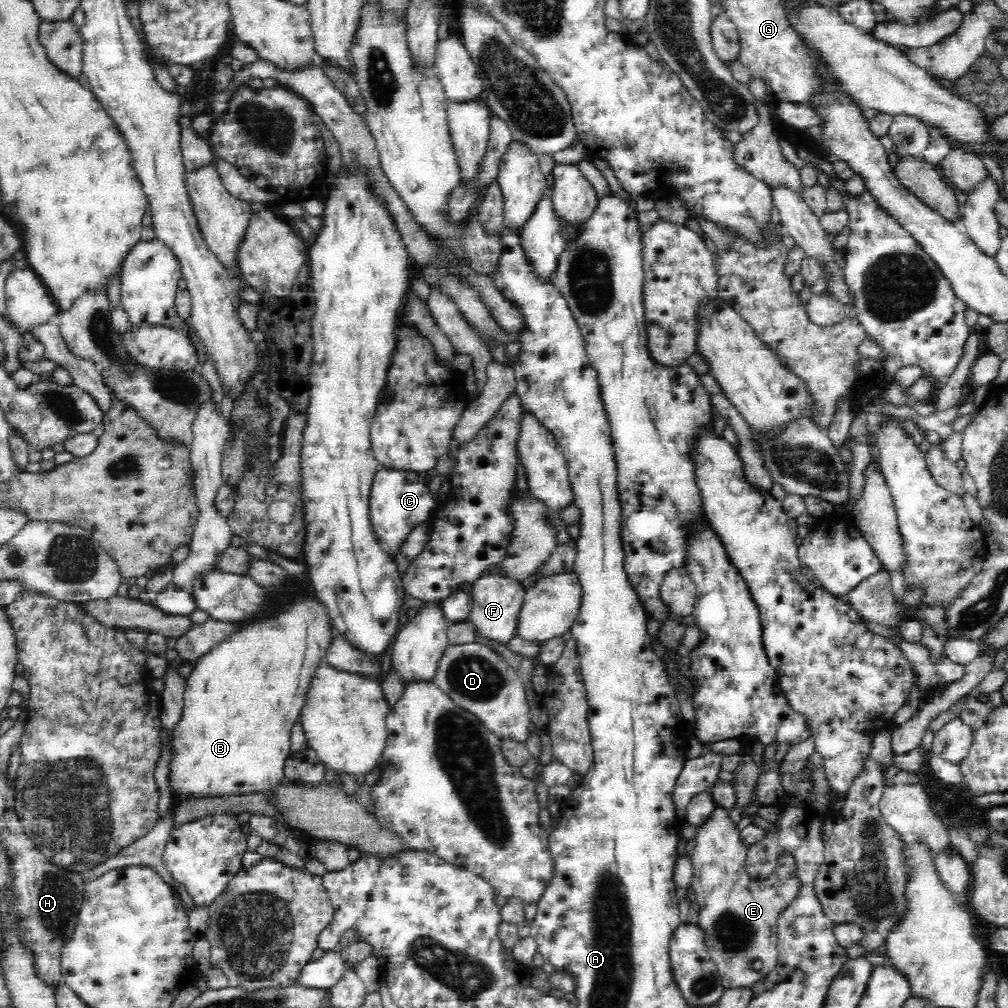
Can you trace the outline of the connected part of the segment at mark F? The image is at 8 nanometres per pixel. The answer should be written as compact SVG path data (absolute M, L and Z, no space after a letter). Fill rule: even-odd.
M495 567L484 572L478 581L472 583L470 596L473 606L466 621L472 624L475 632L480 632L488 640L508 644L517 635L518 614L524 603L525 591L522 589L521 581L504 578Z

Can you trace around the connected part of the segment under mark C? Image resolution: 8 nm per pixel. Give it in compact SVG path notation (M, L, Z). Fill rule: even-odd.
M385 468L374 477L369 498L373 528L394 556L400 552L402 541L408 538L414 526L430 523L439 505L436 495L430 494L427 484L416 473Z

